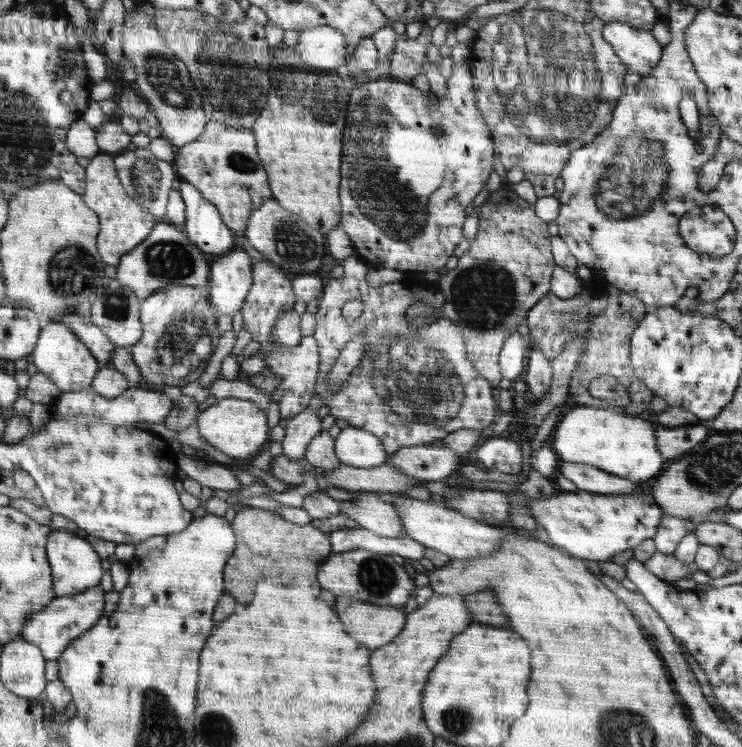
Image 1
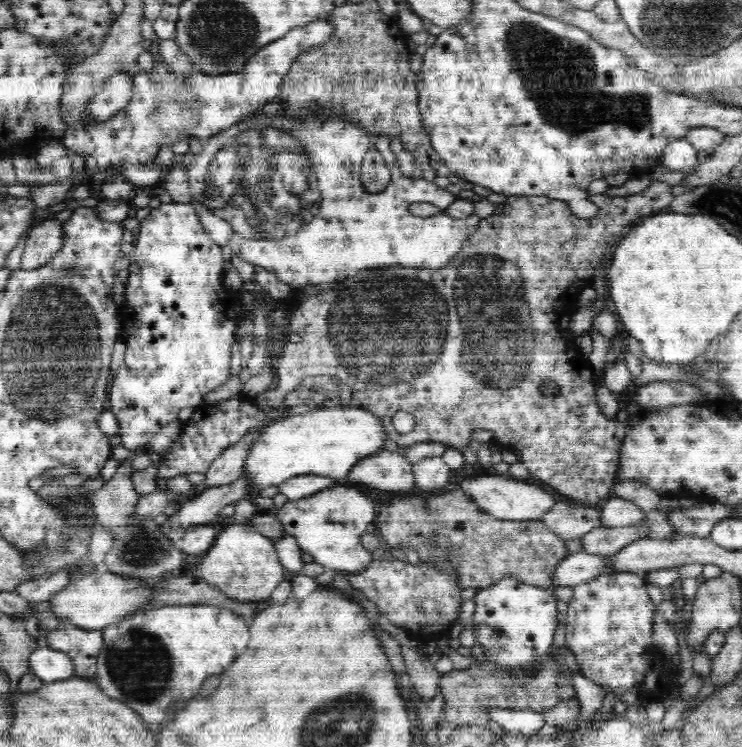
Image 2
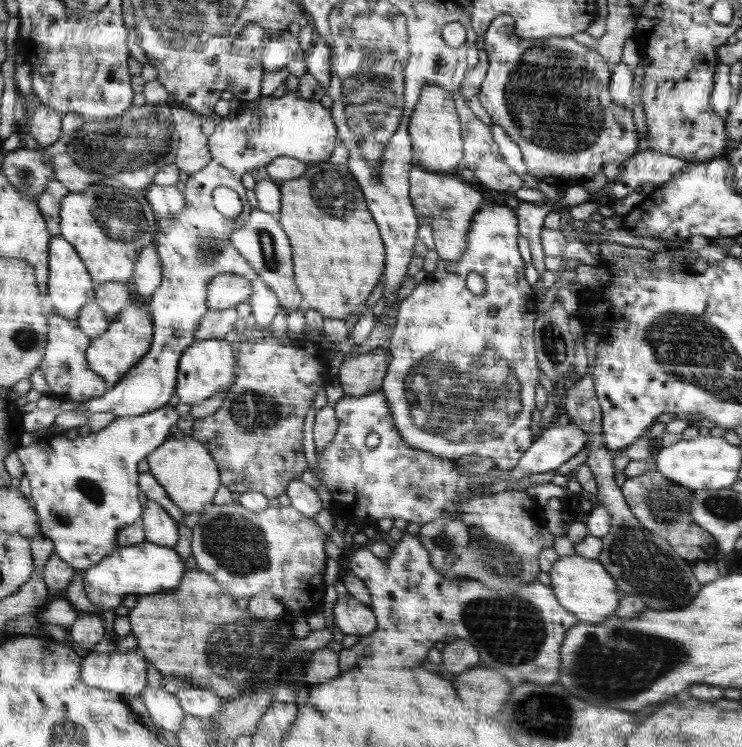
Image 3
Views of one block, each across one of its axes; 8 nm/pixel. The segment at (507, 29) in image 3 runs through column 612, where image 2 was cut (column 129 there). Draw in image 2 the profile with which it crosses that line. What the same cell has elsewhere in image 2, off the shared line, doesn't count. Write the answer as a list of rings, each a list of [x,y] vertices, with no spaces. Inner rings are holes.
[[[326,19],[308,23],[262,46],[240,70],[216,75],[203,74],[202,71],[188,82],[168,72],[168,66],[162,62],[152,74],[136,74],[128,106],[116,112],[106,124],[85,125],[82,121],[69,124],[64,138],[65,148],[71,155],[83,157],[86,162],[83,174],[96,174],[100,168],[108,168],[110,164],[152,162],[162,144],[184,140],[184,134],[194,134],[205,144],[216,133],[238,125],[250,112],[256,114],[259,108],[274,101],[281,94],[282,80],[290,72],[294,60],[306,50],[328,42],[332,32],[332,23]]]

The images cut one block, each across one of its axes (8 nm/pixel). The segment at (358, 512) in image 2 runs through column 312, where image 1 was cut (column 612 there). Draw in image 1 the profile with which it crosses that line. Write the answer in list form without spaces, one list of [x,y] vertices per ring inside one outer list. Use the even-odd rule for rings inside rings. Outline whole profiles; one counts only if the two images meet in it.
[[[588,491],[563,492],[562,496],[552,495],[548,499],[527,502],[530,514],[537,524],[541,524],[555,546],[563,548],[563,551],[579,559],[594,560],[599,562],[610,561],[622,550],[630,550],[642,544],[647,538],[654,538],[663,518],[662,508],[649,492],[644,493],[622,493],[622,494],[600,494]]]

